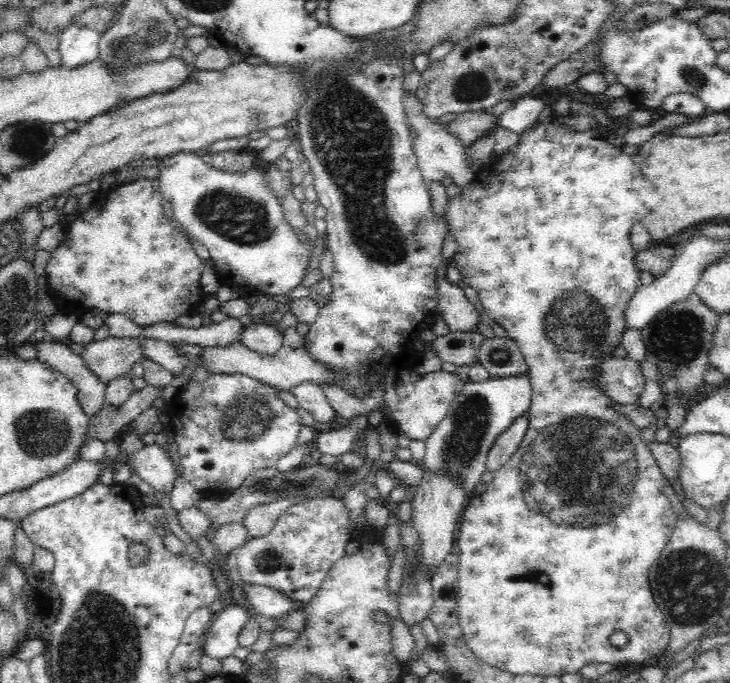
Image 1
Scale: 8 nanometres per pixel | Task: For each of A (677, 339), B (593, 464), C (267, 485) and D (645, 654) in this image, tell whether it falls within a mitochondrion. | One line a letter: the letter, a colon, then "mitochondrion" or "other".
A: mitochondrion
B: mitochondrion
C: mitochondrion
D: other

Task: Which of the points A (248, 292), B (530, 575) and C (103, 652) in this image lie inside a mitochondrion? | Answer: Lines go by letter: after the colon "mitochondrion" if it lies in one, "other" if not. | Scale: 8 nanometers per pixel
A: other
B: mitochondrion
C: mitochondrion

